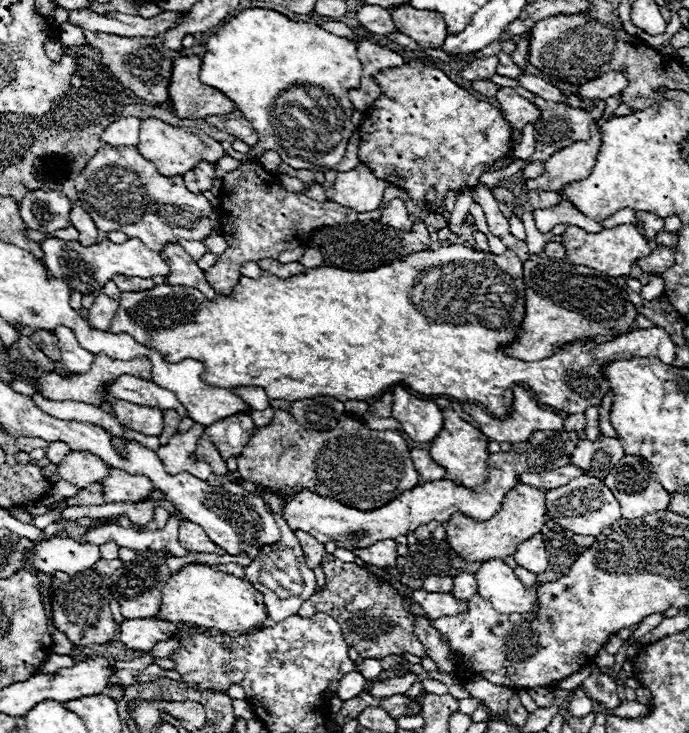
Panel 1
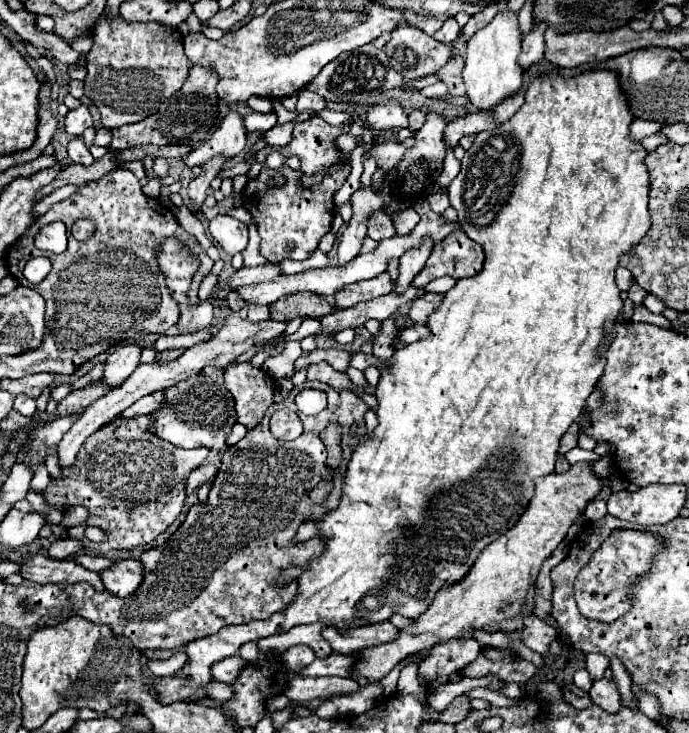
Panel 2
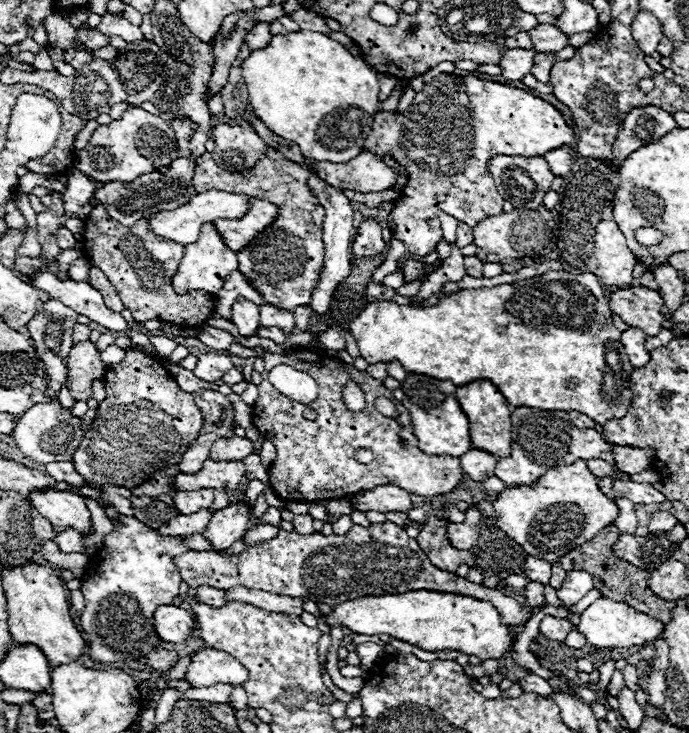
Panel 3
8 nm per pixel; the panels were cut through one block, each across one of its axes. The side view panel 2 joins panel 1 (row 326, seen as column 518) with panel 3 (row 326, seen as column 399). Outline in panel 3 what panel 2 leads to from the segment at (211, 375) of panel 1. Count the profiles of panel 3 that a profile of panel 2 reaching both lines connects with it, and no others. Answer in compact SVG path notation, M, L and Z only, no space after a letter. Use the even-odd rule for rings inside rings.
M546 272L540 278L532 278L532 280L524 280L524 282L516 282L514 286L510 284L502 284L502 286L494 286L494 288L482 288L482 290L462 290L446 300L440 300L436 306L432 308L412 308L412 306L398 306L394 302L388 300L376 300L372 304L368 304L360 316L350 324L350 332L358 342L358 350L360 354L368 360L368 362L388 362L392 358L400 360L400 364L404 366L404 370L408 372L416 372L416 374L428 374L434 376L438 380L450 380L456 386L460 384L468 384L472 380L490 380L494 386L500 388L500 392L504 394L504 398L512 404L512 406L530 406L530 408L540 408L540 410L578 410L582 414L586 414L588 418L592 418L598 424L606 424L606 420L618 418L618 404L624 406L624 414L626 408L632 402L632 390L630 390L630 374L634 370L634 366L630 364L624 346L620 342L622 332L614 328L612 324L612 312L608 308L608 298L604 294L604 288L600 284L600 280L594 274L568 274L568 272ZM604 384L616 384L616 398L612 398L608 392L602 390Z

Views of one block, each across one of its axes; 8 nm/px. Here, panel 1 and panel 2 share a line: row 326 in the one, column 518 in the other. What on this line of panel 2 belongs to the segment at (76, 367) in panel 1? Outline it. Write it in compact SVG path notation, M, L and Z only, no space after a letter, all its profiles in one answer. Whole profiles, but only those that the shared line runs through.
M534 22L532 30L528 34L524 34L522 54L518 56L518 64L524 72L544 58L544 40L540 40L540 32L544 32L544 28L548 28L548 26Z

